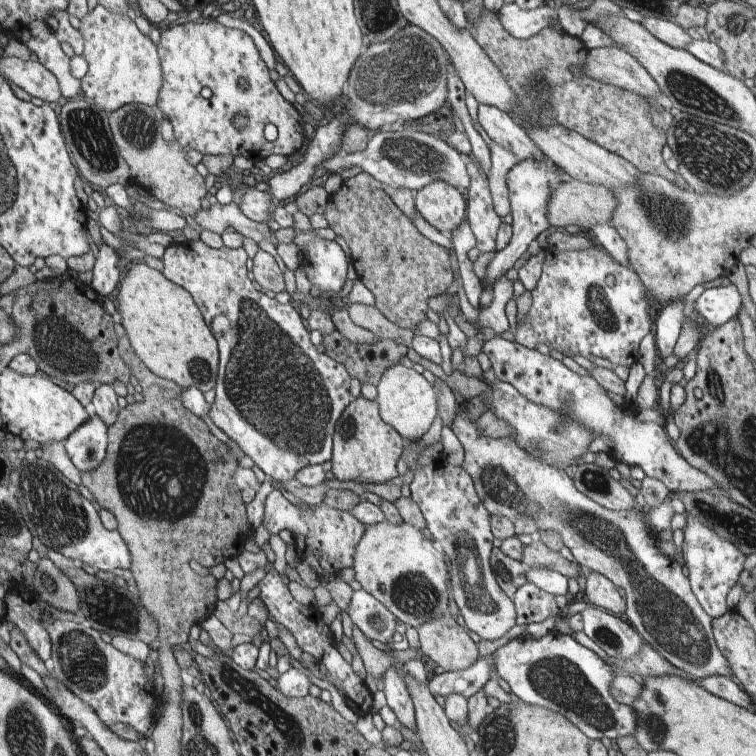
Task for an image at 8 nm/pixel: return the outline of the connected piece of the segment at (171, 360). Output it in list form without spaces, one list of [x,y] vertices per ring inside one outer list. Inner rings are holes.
[[[146,263],[133,265],[126,274],[120,290],[118,290],[119,312],[121,324],[126,329],[128,340],[148,370],[162,378],[179,384],[182,388],[196,387],[205,393],[216,387],[217,370],[219,367],[219,348],[216,333],[206,324],[200,314],[193,295],[177,283],[173,283],[159,270]]]

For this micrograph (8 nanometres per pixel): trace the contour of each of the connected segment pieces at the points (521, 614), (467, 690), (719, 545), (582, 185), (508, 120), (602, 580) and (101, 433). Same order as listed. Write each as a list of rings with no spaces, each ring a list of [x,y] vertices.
[[[526,582],[515,592],[514,602],[518,611],[518,626],[528,626],[532,622],[542,622],[548,615],[560,618],[571,601],[564,595],[551,595]]]
[[[493,654],[479,658],[468,669],[461,671],[445,671],[435,675],[428,683],[432,694],[440,694],[445,698],[452,693],[458,693],[469,699],[490,680],[497,670],[497,662]]]
[[[691,512],[684,513],[686,525],[683,528],[684,541],[682,544],[683,559],[688,568],[688,580],[702,608],[716,618],[728,610],[726,596],[739,580],[739,574],[745,568],[748,555],[738,550],[738,547],[729,540],[720,538],[714,530],[708,528],[699,518]]]
[[[568,179],[552,193],[547,212],[547,219],[552,226],[558,226],[564,231],[568,224],[576,224],[584,231],[589,231],[594,225],[610,224],[619,202],[612,190],[578,179]]]
[[[479,103],[477,121],[495,143],[511,149],[518,161],[544,157],[541,150],[529,139],[527,132],[503,110]]]
[[[590,571],[586,574],[586,578],[585,594],[590,604],[624,617],[627,600],[620,596],[618,587],[608,577],[596,571]]]
[[[96,413],[65,440],[67,453],[81,472],[98,468],[109,444],[109,428]]]

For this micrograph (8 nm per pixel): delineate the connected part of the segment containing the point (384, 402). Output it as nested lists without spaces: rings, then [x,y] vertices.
[[[398,363],[386,370],[377,386],[376,402],[381,405],[381,415],[398,434],[408,441],[418,441],[423,434],[428,432],[432,422],[436,420],[436,394],[432,384],[415,369],[407,368]]]

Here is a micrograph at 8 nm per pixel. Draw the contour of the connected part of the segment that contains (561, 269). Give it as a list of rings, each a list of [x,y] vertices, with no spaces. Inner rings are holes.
[[[591,247],[582,251],[559,251],[549,248],[544,251],[545,264],[540,280],[532,293],[532,307],[526,320],[516,328],[515,340],[530,349],[546,344],[550,349],[569,352],[569,356],[598,356],[612,364],[630,368],[640,360],[640,340],[654,331],[650,317],[648,294],[639,276],[631,267],[616,262],[604,249]]]

